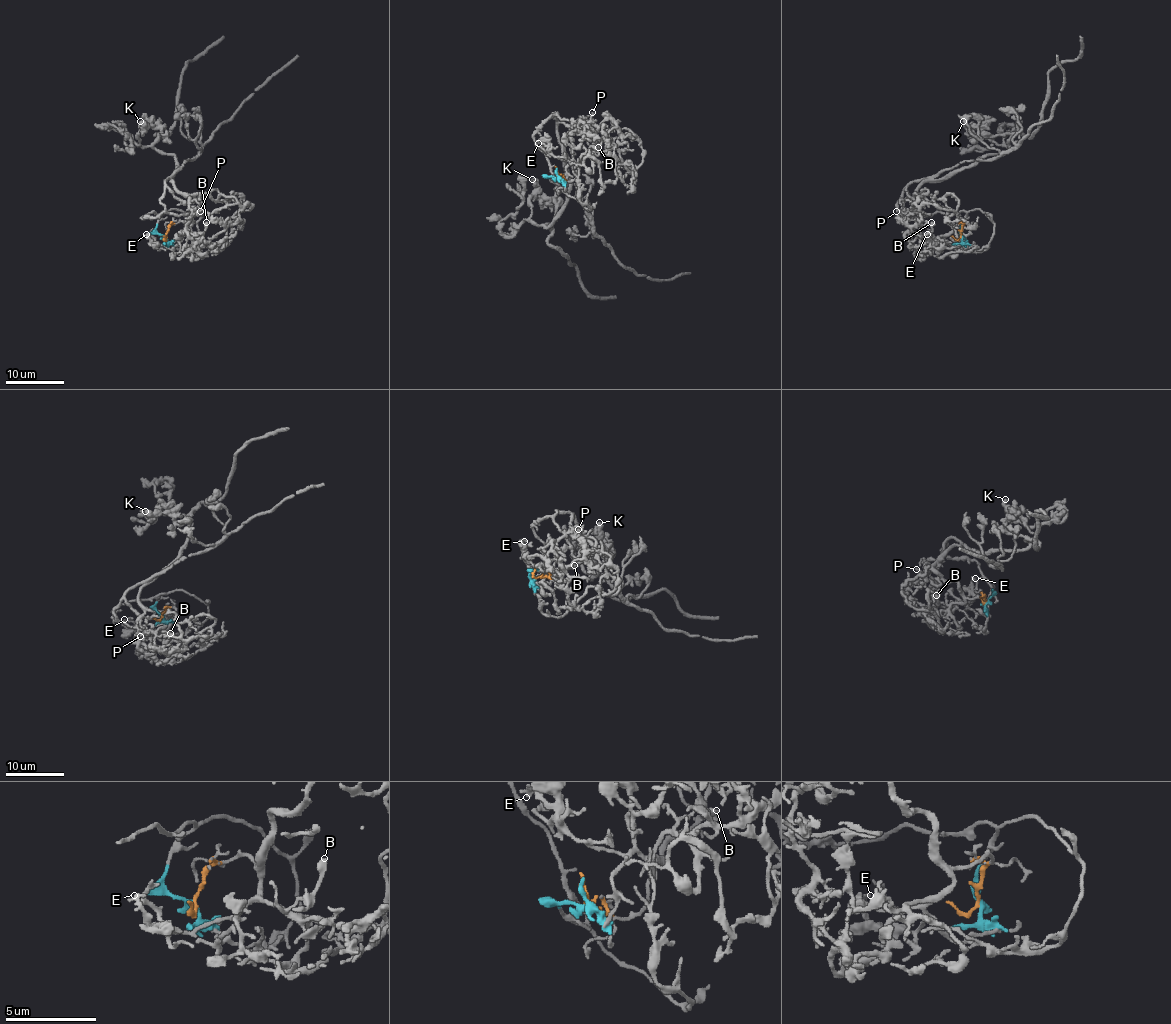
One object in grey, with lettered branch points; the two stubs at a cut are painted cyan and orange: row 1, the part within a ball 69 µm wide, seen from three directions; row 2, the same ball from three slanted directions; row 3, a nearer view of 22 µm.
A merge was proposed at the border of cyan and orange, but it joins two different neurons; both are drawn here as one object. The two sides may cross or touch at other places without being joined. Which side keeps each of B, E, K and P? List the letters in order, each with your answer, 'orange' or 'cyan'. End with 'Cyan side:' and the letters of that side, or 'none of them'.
B: cyan
E: orange
K: orange
P: orange
Cyan side: B

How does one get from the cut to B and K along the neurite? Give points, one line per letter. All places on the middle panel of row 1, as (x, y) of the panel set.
B: (557, 177), (548, 177), (557, 181), (547, 155), (534, 138), (535, 132), (554, 115), (568, 119), (599, 147)
K: (557, 177), (573, 180), (596, 141), (566, 137), (568, 194), (564, 209), (547, 226), (529, 218), (532, 178)

